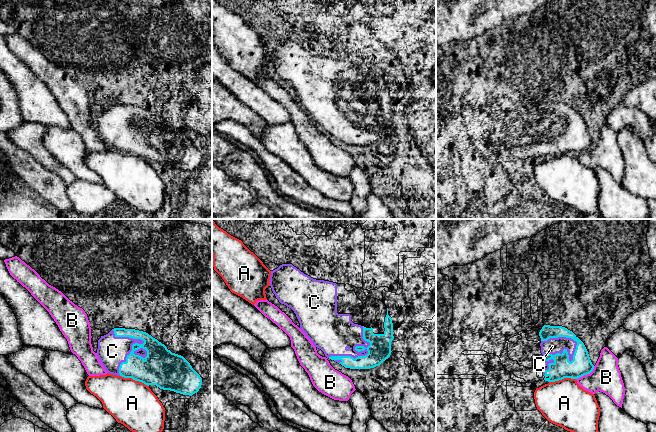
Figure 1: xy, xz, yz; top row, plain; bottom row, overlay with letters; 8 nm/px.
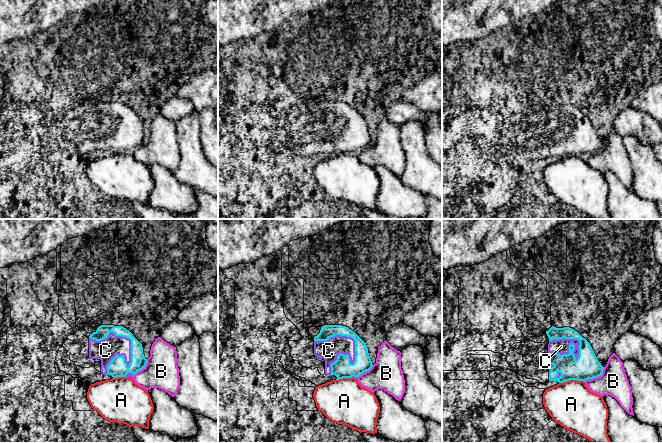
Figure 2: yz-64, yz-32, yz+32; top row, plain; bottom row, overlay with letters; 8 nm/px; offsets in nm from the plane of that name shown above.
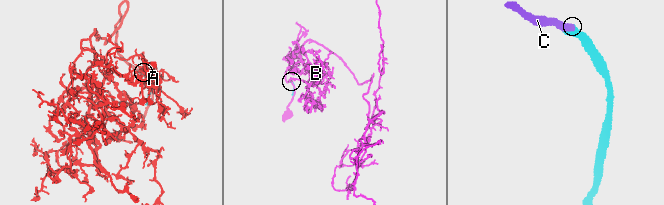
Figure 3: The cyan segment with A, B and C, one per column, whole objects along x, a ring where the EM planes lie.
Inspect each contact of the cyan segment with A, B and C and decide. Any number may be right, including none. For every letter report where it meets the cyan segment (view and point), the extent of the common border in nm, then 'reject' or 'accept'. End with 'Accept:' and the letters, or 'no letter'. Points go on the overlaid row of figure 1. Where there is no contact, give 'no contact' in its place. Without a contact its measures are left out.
A: xy (135, 380) | 240 nm | reject
B: yz (586, 374) | 190 nm | reject
C: xy (139, 344) | 400 nm | accept
Accept: C

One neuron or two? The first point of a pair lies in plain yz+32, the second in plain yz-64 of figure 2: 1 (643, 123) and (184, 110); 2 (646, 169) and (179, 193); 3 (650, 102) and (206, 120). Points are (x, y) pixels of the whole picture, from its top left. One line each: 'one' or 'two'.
1: one
2: two
3: two

